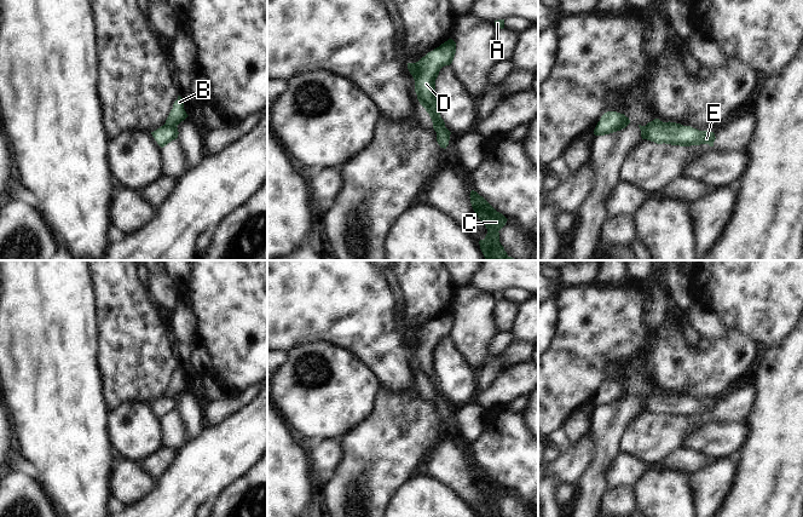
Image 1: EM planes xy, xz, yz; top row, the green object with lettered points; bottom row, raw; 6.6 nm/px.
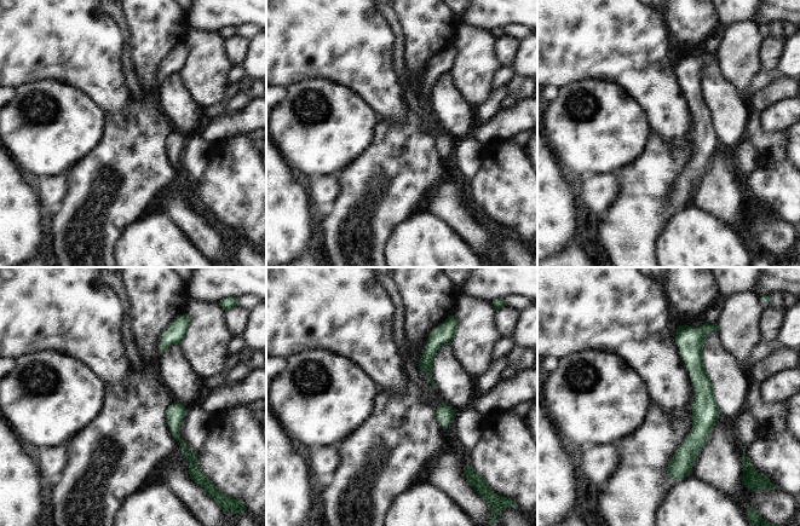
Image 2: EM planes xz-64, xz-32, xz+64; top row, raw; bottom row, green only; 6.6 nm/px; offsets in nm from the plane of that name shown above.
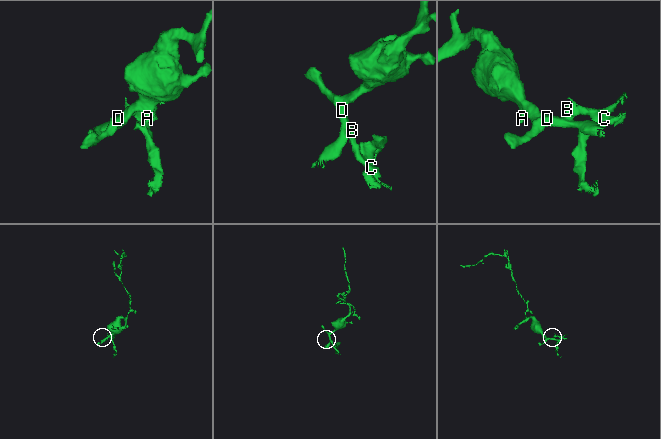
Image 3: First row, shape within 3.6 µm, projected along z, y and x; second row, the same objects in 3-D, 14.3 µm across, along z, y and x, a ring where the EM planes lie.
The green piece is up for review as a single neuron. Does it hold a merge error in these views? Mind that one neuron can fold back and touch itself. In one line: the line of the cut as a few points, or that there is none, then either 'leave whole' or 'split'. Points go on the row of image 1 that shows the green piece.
cut xy (166, 122), (175, 126); split

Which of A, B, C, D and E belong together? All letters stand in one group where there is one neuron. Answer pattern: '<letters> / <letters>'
A D E / B C

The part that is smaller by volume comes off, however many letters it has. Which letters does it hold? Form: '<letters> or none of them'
B, C.

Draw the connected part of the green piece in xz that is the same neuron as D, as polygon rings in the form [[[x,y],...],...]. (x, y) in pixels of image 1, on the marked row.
[[[449,39],[439,47],[428,52],[418,62],[408,63],[408,69],[415,80],[417,99],[429,114],[437,133],[445,127],[445,122],[440,116],[440,108],[435,98],[435,80],[440,69],[452,63],[455,53],[456,42]]]

